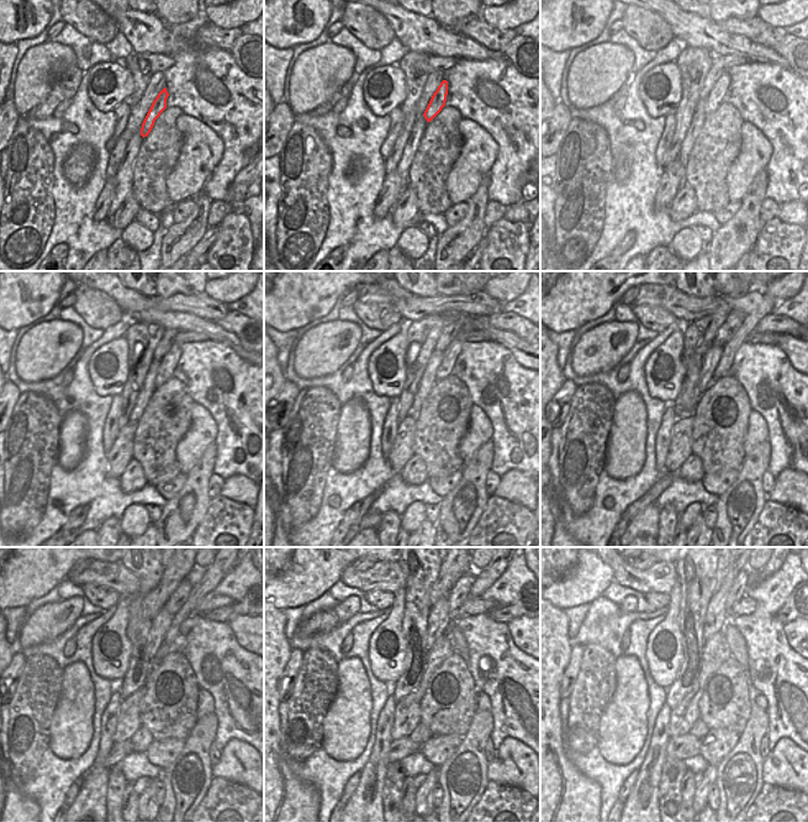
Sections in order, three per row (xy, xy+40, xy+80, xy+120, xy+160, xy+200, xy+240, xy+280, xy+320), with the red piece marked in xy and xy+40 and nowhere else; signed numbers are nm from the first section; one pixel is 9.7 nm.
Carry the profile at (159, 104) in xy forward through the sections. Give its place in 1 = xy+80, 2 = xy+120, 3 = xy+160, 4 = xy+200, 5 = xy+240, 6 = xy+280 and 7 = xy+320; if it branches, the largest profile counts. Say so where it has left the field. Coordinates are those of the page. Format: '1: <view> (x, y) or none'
1: xy+80 (716, 96)
2: xy+120 (168, 364)
3: xy+160 (449, 355)
4: xy+200 (723, 369)
5: xy+240 (215, 572)
6: xy+280 (485, 578)
7: xy+320 (765, 572)

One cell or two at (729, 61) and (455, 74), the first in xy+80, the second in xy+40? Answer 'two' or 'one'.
two

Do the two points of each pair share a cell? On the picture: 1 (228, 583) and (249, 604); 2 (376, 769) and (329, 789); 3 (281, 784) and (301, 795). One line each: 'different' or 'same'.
1: different
2: different
3: same

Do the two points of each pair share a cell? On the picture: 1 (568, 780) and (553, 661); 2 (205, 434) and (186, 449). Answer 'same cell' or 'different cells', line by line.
1: same cell
2: same cell

